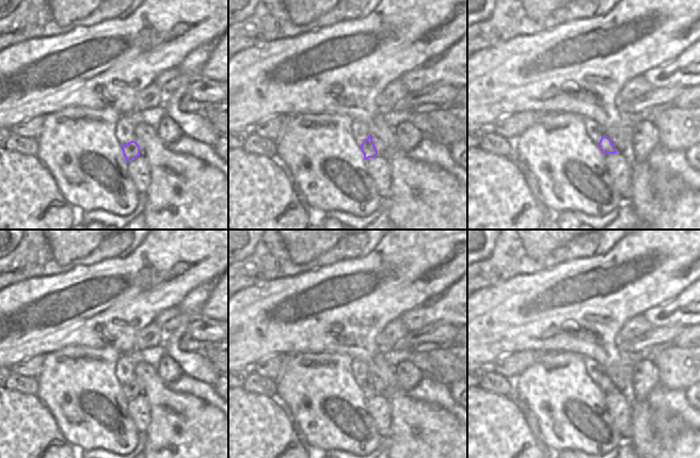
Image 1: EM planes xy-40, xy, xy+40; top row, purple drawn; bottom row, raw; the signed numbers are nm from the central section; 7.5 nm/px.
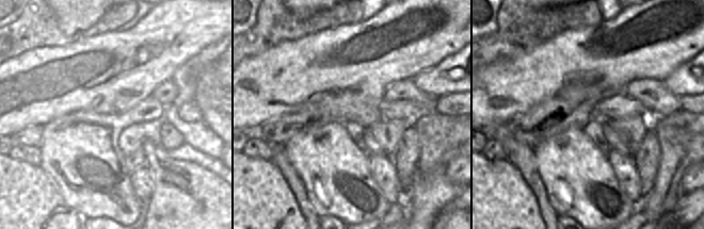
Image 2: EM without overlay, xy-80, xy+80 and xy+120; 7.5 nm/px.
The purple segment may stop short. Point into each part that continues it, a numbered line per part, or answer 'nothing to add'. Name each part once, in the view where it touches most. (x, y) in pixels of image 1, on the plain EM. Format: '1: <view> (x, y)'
1: xy+40 (621, 376)

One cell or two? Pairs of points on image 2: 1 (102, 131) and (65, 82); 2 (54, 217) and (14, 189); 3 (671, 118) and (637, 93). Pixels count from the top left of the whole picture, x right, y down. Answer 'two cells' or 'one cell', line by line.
1: two cells
2: one cell
3: two cells

